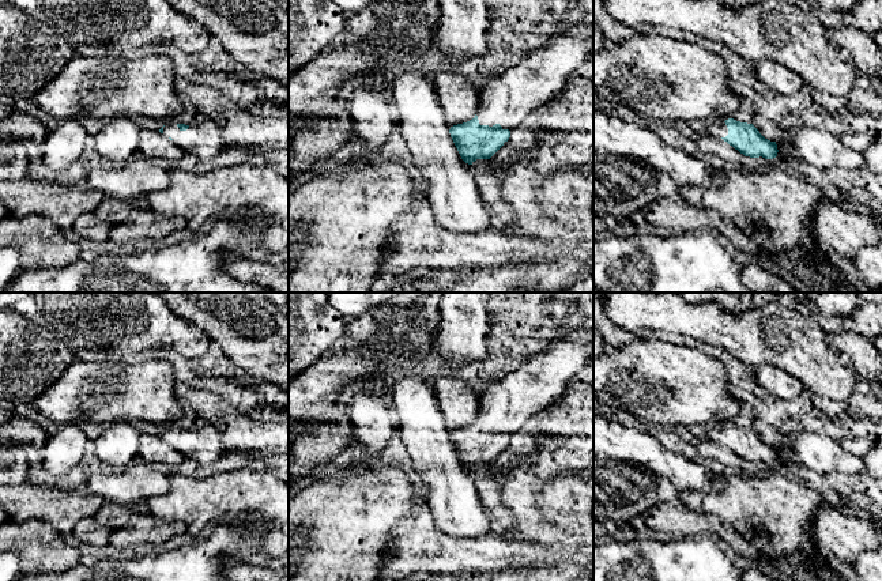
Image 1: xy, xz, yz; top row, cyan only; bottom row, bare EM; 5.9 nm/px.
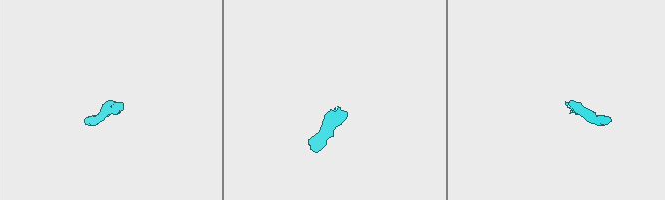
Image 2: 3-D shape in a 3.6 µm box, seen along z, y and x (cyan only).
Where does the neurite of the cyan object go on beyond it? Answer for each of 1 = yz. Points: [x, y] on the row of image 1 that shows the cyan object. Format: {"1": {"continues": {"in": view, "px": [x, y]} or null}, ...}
{"1": {"continues": {"in": "yz", "px": [719, 129]}}}

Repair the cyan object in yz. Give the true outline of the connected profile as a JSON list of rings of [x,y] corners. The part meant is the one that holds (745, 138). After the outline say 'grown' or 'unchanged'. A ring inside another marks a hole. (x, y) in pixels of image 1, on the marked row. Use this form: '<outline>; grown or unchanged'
[[[734,118],[716,121],[704,133],[723,139],[745,156],[773,159],[779,152],[776,142],[765,139],[753,124]]]; grown

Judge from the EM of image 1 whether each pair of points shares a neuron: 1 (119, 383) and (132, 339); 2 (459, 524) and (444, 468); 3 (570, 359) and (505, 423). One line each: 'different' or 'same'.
1: different
2: same
3: same

